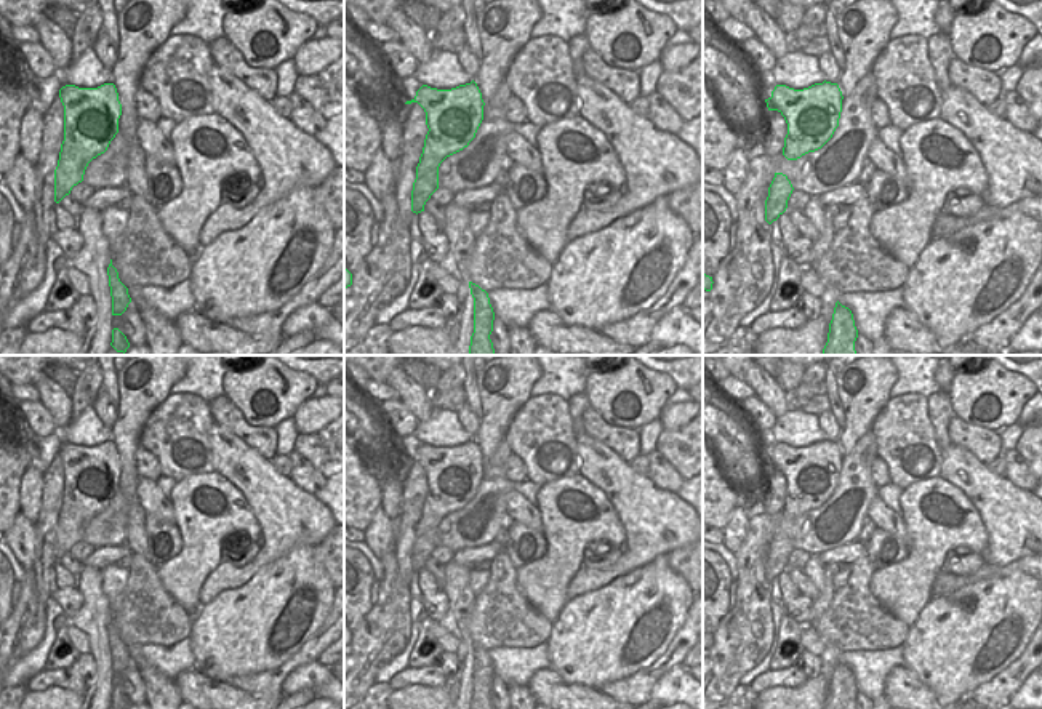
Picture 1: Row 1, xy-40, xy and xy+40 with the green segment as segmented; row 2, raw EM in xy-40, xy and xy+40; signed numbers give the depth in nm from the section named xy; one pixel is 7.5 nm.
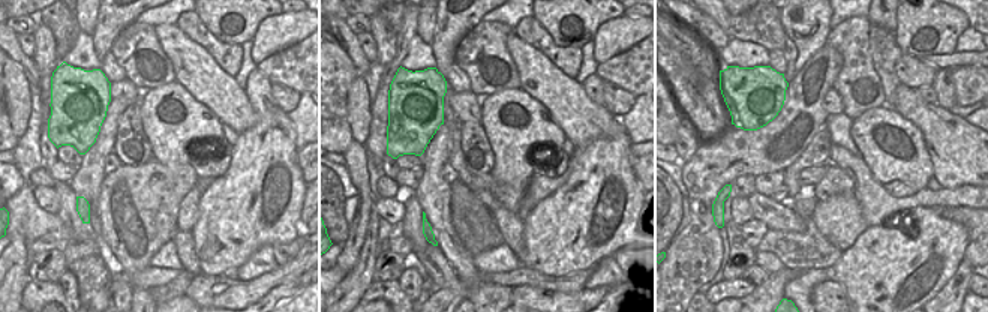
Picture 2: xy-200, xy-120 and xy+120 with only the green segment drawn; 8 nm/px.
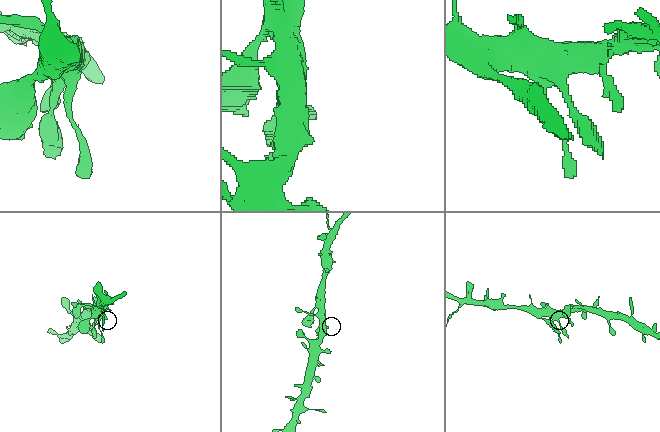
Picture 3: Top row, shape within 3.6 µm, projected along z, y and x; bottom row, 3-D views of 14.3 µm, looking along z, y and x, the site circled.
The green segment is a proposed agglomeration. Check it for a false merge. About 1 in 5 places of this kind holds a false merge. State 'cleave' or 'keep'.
keep

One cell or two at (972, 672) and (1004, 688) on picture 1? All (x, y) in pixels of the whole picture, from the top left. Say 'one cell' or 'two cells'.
two cells

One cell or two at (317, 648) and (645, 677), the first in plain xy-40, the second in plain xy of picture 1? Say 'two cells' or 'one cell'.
one cell

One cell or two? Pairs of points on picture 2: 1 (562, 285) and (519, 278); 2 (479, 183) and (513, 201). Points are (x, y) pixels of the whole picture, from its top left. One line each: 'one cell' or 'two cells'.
1: one cell
2: one cell

